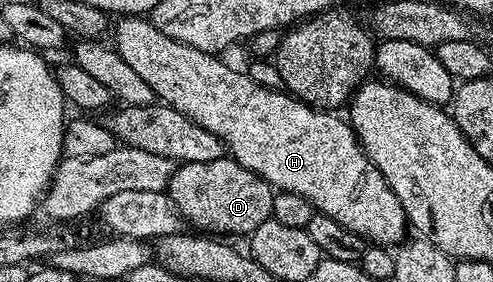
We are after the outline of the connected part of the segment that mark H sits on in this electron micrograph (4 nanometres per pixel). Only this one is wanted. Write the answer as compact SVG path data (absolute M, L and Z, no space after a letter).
M124 16L118 22L113 39L115 51L125 58L125 62L151 87L162 103L176 108L197 122L197 126L205 126L205 130L220 136L230 159L267 181L272 189L309 198L316 213L341 222L345 230L353 230L353 234L362 236L372 245L395 246L408 235L409 221L397 194L393 194L381 170L377 170L364 154L363 145L355 139L355 132L344 117L342 120L334 111L312 108L278 87L266 88L250 80L243 72L234 72L223 58L185 46L169 38L169 34L161 34L161 30L143 16Z

